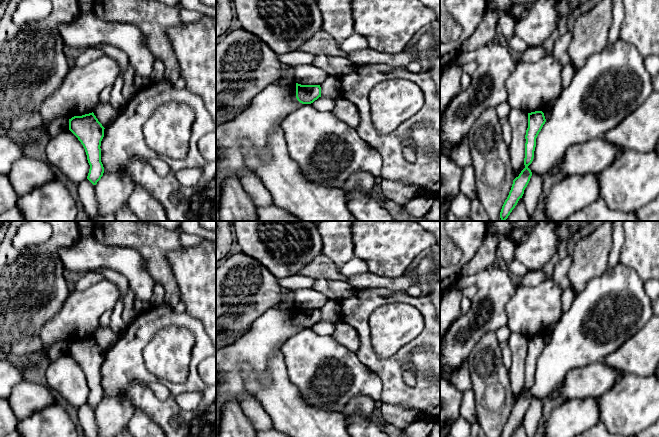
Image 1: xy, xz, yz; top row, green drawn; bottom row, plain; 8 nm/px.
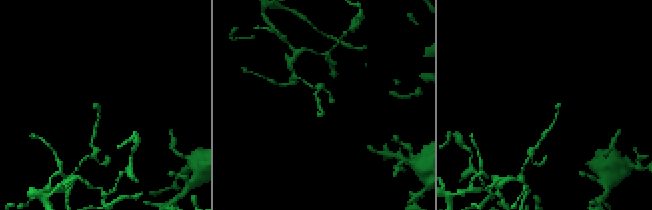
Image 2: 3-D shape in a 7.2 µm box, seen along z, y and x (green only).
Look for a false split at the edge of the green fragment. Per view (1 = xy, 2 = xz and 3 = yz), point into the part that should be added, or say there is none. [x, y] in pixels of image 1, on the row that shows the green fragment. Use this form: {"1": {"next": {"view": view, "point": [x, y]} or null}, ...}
{"1": {"next": null}, "2": {"next": null}, "3": {"next": null}}

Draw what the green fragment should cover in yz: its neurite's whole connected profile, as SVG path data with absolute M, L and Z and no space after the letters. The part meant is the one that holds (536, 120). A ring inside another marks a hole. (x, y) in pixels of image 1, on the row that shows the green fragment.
M542 111L528 113L528 128L526 130L525 135L525 168L521 171L519 176L513 180L513 184L509 192L509 195L505 200L500 212L500 218L502 221L505 221L508 218L512 210L517 205L519 199L522 198L524 190L530 181L532 172L528 168L528 166L533 161L534 151L536 147L536 138L545 122L546 119Z

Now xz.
M296 83L296 98L302 104L311 104L321 97L320 85L301 85Z

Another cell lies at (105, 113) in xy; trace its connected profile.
M103 102L97 104L93 113L104 128L113 122L118 116L118 112L110 103Z

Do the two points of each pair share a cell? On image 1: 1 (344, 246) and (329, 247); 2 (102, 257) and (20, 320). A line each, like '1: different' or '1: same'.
1: same
2: different

